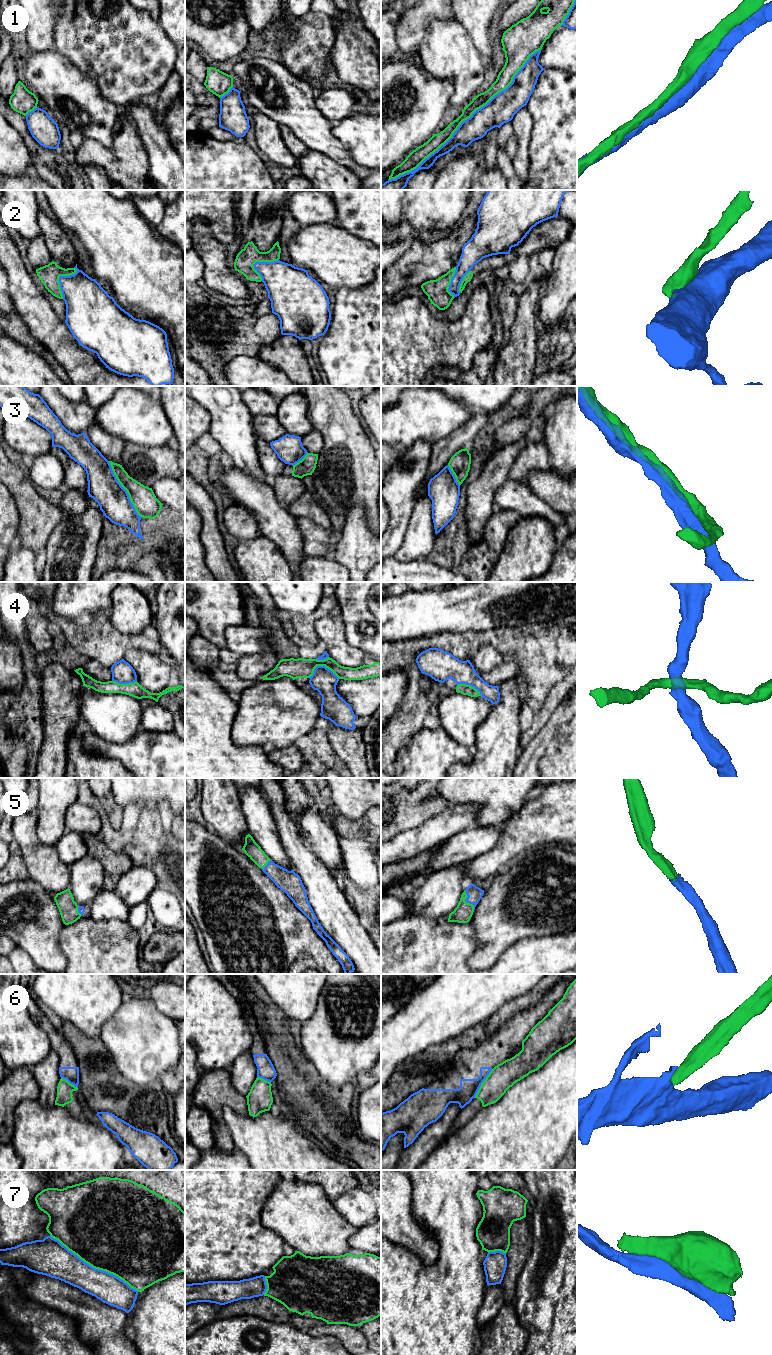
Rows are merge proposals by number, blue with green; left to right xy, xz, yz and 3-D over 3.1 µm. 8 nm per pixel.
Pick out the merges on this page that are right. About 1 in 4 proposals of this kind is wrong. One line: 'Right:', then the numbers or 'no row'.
Right: 1, 3, 5, 7

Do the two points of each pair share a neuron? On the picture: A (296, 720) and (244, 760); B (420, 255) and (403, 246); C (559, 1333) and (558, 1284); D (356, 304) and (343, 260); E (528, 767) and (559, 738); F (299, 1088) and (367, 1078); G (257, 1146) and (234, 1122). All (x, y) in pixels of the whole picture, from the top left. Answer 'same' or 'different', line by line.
A: different
B: different
C: same
D: different
E: same
F: different
G: same

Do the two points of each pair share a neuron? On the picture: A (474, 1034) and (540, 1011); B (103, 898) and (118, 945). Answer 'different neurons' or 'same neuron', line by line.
A: different neurons
B: different neurons

